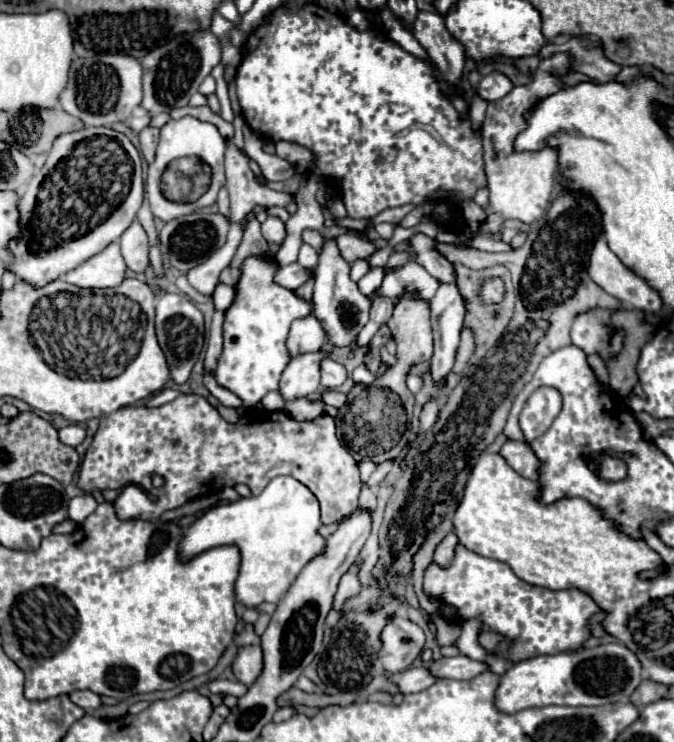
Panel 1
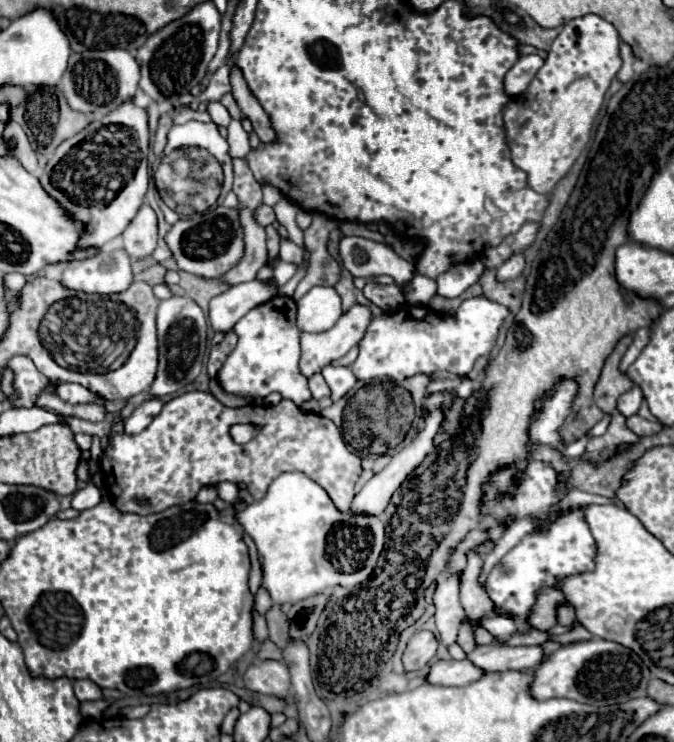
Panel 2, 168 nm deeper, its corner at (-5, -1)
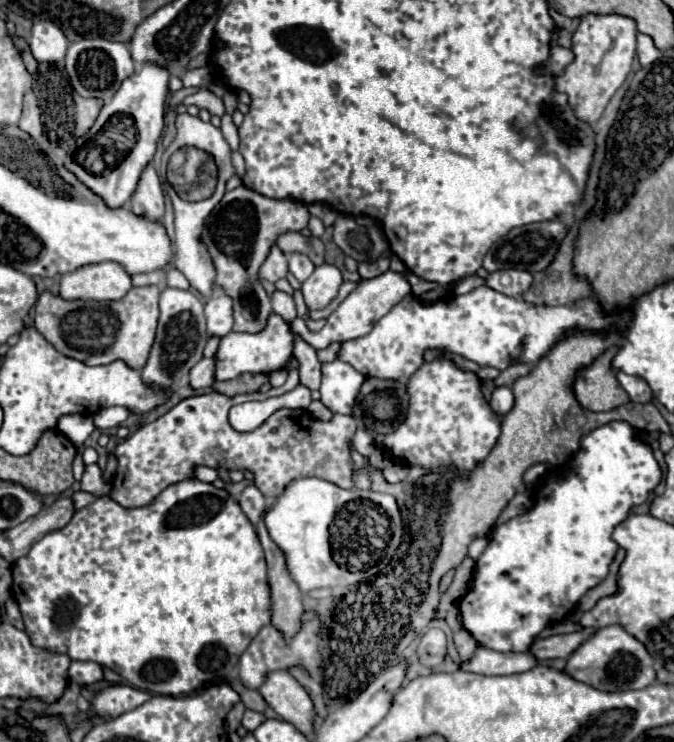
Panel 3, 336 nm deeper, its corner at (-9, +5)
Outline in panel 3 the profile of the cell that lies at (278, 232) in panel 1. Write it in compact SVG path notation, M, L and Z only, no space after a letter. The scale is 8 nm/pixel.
M293 252L287 258L289 258L289 270L299 282L305 282L313 274L313 262L305 254Z

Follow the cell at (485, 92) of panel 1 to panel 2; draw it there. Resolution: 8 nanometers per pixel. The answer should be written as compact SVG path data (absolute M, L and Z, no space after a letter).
M539 54L521 56L519 62L505 76L505 90L509 96L517 96L527 90L529 82L535 78L539 68L543 66L543 58Z

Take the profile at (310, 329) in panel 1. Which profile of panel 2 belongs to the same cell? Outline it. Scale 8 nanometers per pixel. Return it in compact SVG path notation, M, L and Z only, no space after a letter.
M313 286L297 302L297 326L305 332L329 330L343 314L341 298L333 286Z

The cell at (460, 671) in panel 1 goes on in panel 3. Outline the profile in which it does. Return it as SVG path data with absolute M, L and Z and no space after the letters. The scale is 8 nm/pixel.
M583 630L583 632L573 632L573 634L559 634L559 636L549 636L535 640L529 648L529 652L539 660L553 660L553 658L567 658L585 638L589 638L593 630Z

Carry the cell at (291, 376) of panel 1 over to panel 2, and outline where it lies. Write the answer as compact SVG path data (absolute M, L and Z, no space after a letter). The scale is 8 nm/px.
M353 304L347 312L341 314L341 318L335 322L333 328L321 332L321 334L309 334L309 332L301 332L301 360L299 360L299 370L305 376L311 376L315 372L321 372L323 366L327 366L331 360L337 360L341 356L345 356L349 352L349 348L353 348L355 344L361 342L361 338L365 336L365 330L371 322L373 314L371 314L371 306L365 304Z

